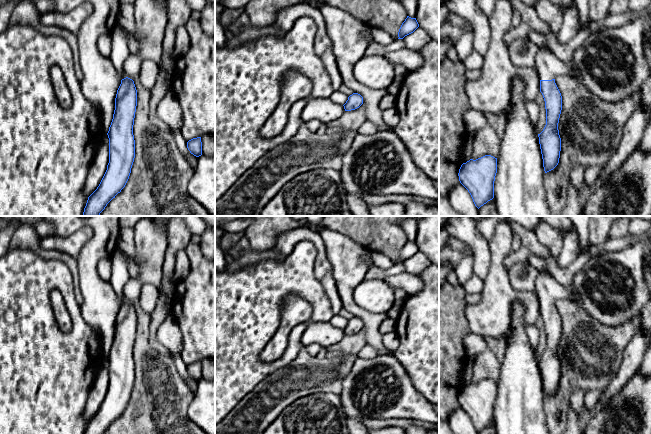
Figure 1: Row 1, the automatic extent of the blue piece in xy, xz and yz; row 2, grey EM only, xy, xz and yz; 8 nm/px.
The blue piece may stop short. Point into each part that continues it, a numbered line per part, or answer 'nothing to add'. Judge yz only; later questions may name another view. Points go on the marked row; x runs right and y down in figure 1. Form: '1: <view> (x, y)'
1: yz (548, 66)

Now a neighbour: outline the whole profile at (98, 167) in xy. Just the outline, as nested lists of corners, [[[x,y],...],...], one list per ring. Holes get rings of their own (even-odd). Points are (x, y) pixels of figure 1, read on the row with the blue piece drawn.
[[[106,134],[97,147],[88,170],[84,193],[89,197],[99,186],[109,163],[109,138]]]

